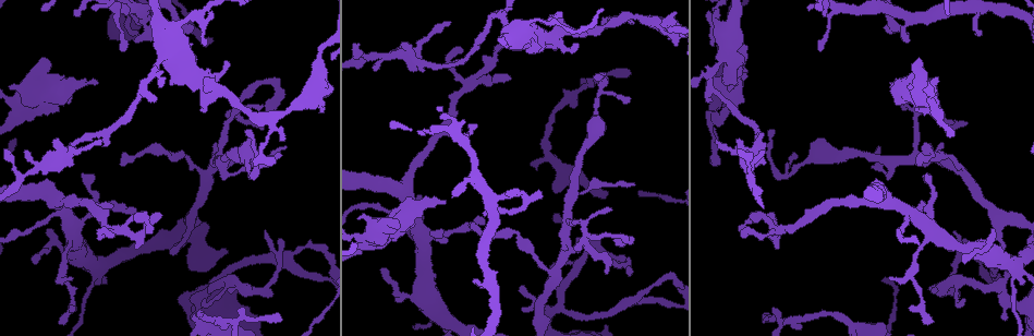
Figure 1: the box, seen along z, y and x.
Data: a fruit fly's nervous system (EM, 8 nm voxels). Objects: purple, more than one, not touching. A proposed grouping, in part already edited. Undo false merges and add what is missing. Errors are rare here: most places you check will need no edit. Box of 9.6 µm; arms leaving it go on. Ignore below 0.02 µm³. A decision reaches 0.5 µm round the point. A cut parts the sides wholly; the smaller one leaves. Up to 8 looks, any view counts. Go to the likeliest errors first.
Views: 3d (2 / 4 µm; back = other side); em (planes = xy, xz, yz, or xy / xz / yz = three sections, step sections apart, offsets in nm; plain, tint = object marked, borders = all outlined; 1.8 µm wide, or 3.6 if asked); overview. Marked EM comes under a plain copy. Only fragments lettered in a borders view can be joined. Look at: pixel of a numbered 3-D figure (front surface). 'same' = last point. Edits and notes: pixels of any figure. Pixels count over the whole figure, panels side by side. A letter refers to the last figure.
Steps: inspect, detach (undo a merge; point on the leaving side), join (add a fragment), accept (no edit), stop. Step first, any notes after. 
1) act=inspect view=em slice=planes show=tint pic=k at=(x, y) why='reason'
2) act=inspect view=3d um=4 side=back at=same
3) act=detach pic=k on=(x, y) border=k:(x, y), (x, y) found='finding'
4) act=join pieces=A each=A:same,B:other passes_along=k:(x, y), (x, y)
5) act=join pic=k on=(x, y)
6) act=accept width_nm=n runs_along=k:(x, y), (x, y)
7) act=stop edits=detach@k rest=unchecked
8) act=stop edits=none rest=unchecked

act=inspect view=em slice=yz step=8 show=tint pic=1 at=(884, 28) why='branch stops here'

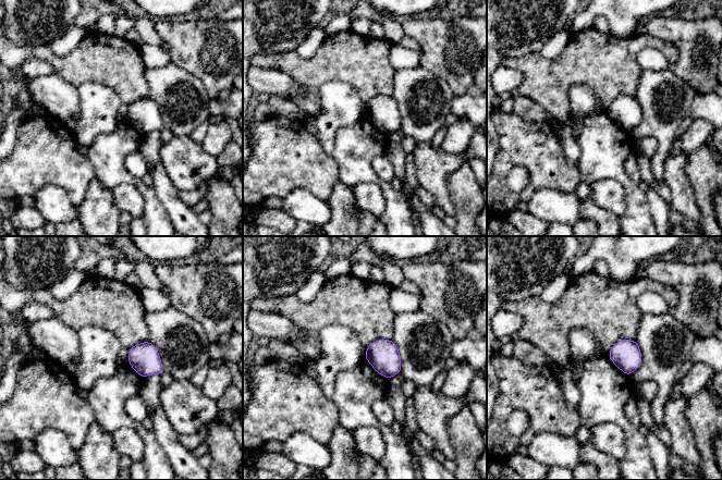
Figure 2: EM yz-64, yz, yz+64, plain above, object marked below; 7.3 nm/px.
act=inspect view=em slice=planes show=borders at=same why='another direction'

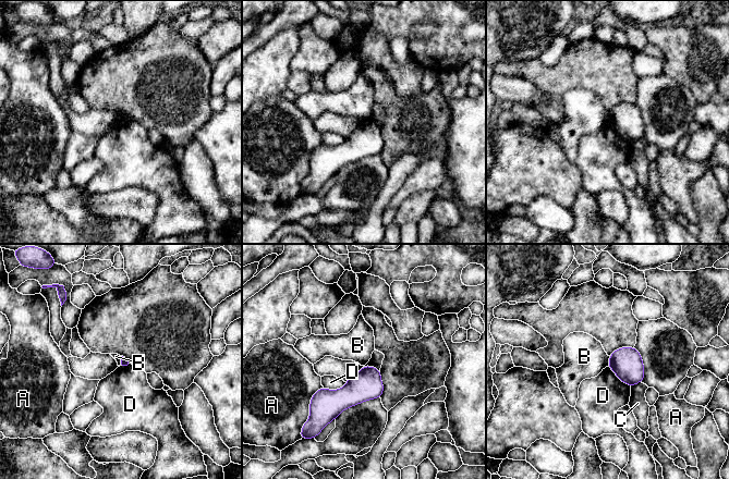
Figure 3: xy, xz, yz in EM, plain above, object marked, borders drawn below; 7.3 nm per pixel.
act=accept each=A:other,B:other,C:other,D:other border=3:(608, 366), (630, 388) found='no lettered fragment goes on from it'

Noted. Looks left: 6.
act=inspect view=3d um=2 pic=1 at=(45, 58) why='thick end'

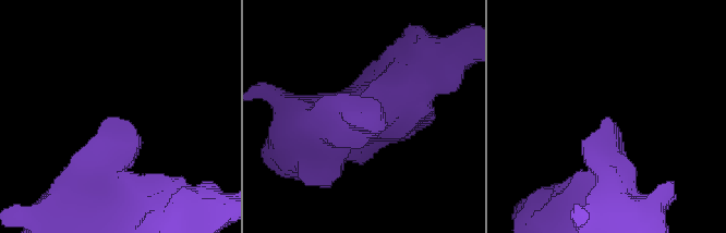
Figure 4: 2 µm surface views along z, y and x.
act=inspect view=em slice=xz step=16 show=borders pic=4 at=(369, 120) why='shape alone is not enough'

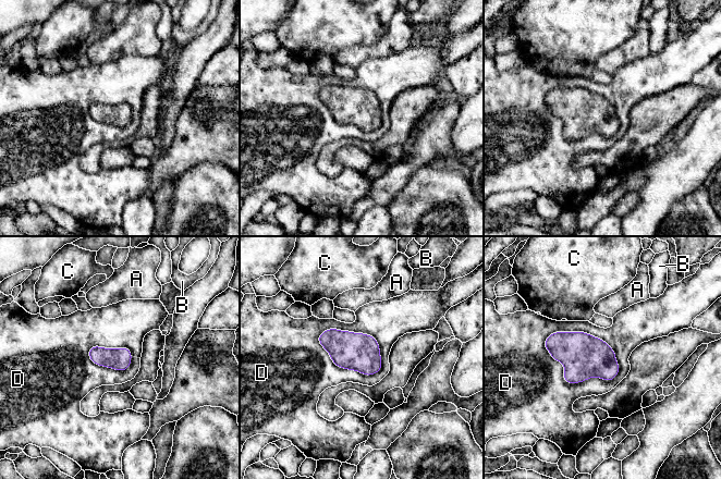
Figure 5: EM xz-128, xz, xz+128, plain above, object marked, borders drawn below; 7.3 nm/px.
act=inspect view=em slice=planes show=borders at=same

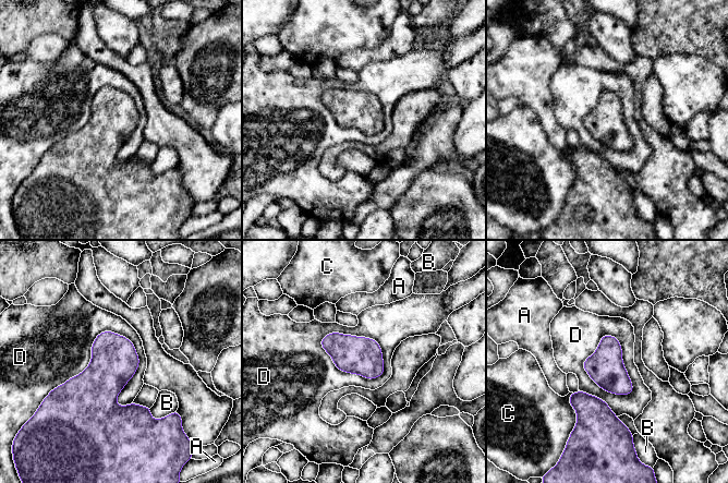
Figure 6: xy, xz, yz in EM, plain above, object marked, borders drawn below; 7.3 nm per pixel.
act=accept each=A:other,B:other,C:other,D:other border=6:(134, 345), (102, 330), (50, 391) found='none of them fits'

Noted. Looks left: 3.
act=inspect view=3d um=4 pic=1 at=(718, 27) why='three arms meet'

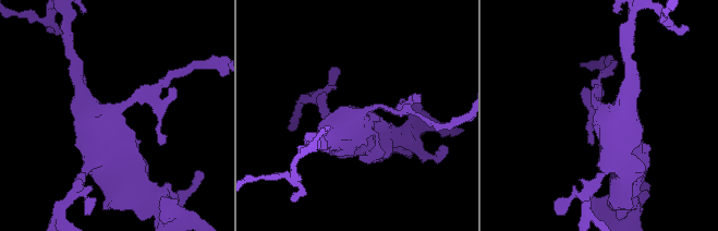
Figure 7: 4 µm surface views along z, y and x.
act=inspect view=em um=3.6 slice=xy step=4 show=borders pic=7 at=(362, 113)

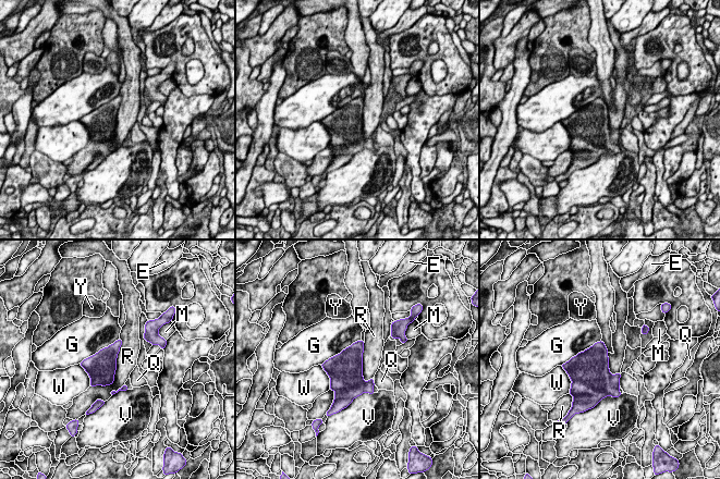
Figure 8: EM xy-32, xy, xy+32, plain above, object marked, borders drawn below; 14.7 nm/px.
act=accept longest_contact=R:850nm each=E:other,G:other,M:other,Q:other,R:other,V:other,W:other,Y:other border=8:(120, 338), (114, 380), (90, 387) found='all the same neuron'

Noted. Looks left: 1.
act=stop edits=none rest=unchecked

